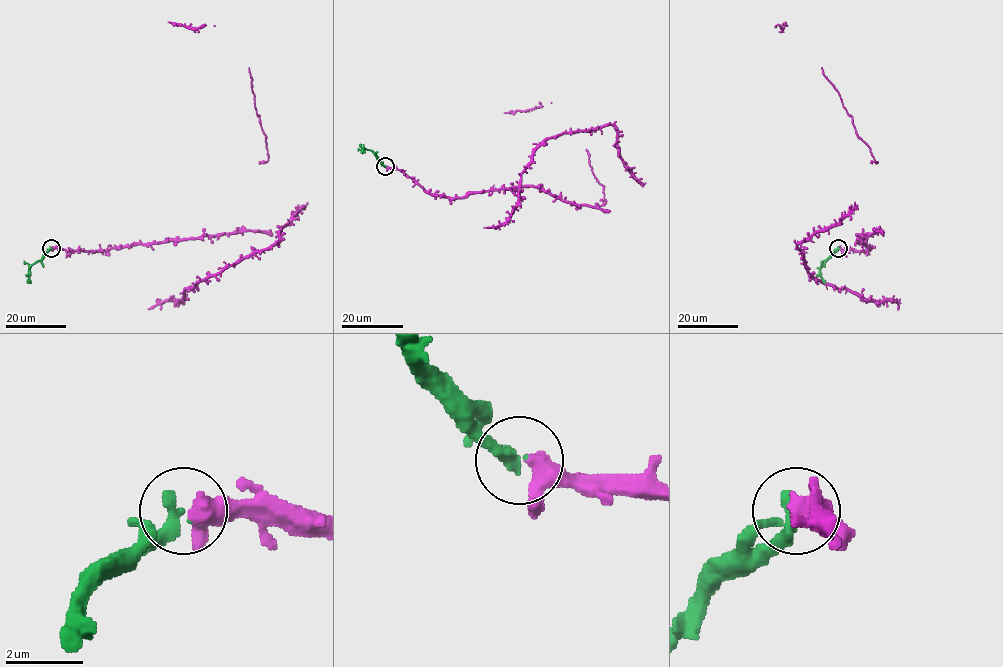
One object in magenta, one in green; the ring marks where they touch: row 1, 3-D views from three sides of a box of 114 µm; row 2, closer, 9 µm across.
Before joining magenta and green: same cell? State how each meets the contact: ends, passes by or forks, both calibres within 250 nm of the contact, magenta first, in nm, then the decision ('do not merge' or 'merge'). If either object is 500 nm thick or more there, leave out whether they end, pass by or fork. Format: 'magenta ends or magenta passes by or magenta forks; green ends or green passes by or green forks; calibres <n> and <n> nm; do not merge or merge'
magenta passes by; green ends; calibres 340 and 380 nm; merge

